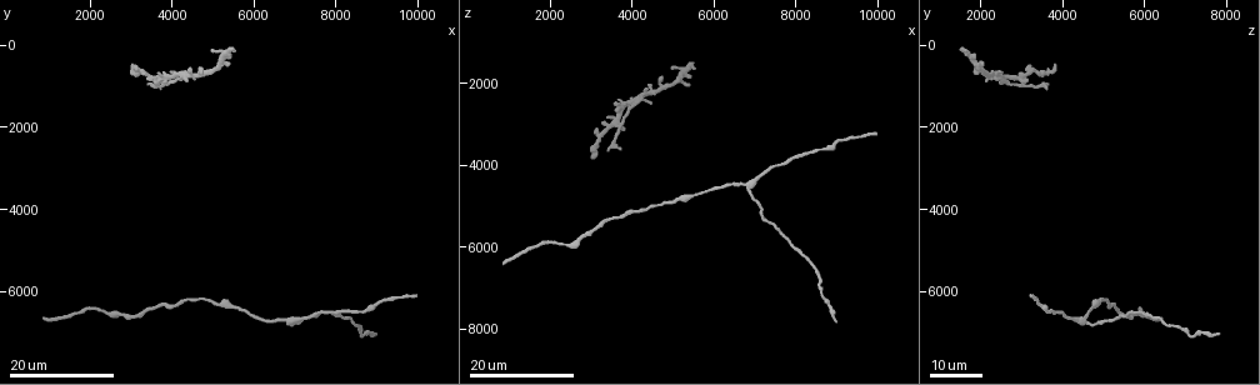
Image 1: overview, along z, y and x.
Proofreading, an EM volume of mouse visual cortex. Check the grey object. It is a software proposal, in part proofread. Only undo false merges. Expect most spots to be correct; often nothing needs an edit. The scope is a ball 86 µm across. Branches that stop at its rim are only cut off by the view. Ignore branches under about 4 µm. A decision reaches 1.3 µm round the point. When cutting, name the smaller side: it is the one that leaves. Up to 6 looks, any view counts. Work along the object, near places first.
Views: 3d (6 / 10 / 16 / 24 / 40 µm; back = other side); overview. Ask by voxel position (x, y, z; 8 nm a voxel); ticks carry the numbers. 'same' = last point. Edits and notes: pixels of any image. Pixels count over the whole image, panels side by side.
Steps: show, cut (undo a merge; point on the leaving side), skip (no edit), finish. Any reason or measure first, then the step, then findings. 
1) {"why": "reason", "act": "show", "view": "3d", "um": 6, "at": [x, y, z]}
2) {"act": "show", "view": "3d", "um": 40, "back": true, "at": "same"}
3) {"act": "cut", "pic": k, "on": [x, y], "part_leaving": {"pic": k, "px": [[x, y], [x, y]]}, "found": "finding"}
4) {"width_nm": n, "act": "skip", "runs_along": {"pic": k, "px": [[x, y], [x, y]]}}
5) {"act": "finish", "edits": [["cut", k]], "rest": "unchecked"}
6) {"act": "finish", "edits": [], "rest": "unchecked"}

{"why": "sudden change in width", "act": "show", "view": "3d", "um": 16, "at": [4200, 850, 2350]}

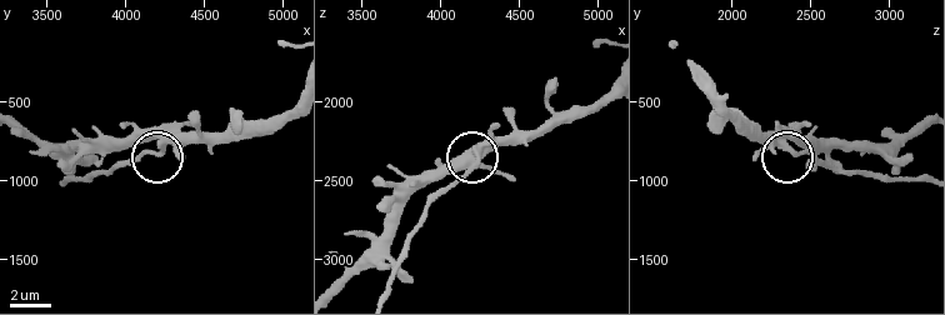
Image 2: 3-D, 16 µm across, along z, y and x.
{"act": "show", "view": "3d", "um": 6, "at": [4200, 820, 2380]}

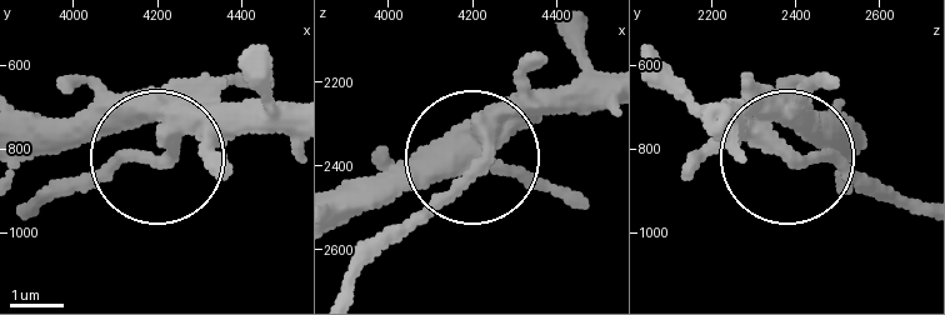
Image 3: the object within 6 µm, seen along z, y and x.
{"act": "cut", "pic": 3, "on": [138, 160], "part_leaving": {"pic": 3, "px": [[483, 128], [469, 164], [353, 285]]}, "found": "two neurons meet here"}

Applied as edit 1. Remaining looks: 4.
{"why": "redraw", "act": "show", "view": "overview"}

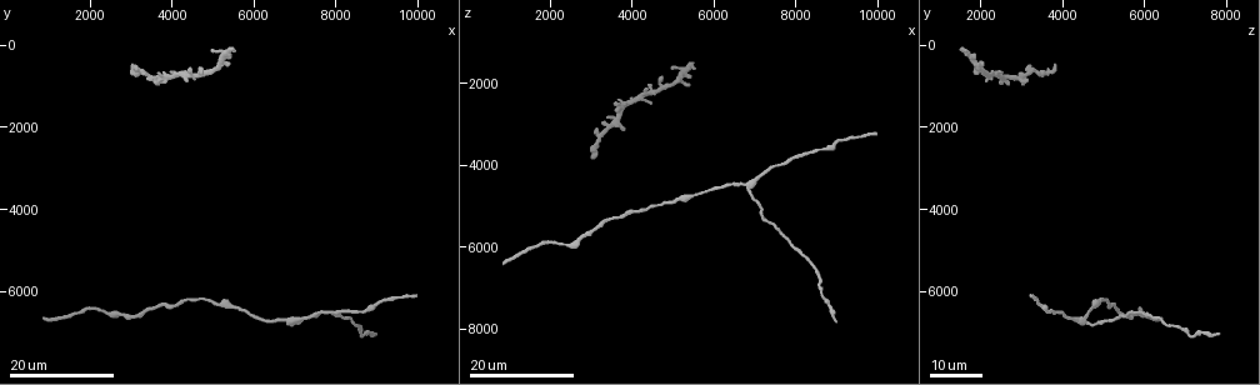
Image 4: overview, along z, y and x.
{"act": "show", "view": "3d", "um": 16, "at": [6900, 6750, 4550]}

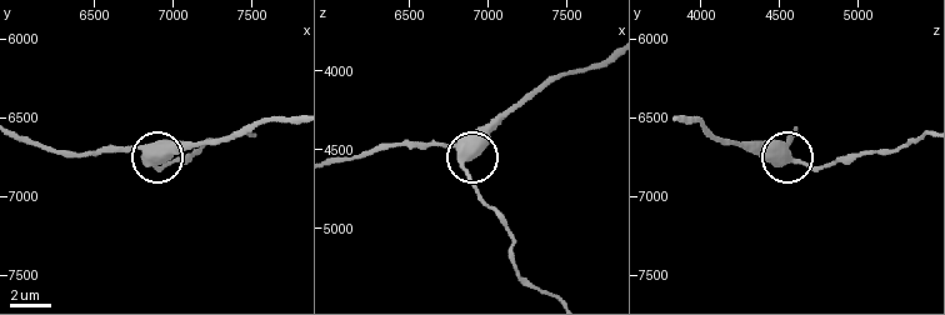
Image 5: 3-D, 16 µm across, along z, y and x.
{"act": "show", "view": "3d", "um": 10, "at": [6840, 6760, 4580]}

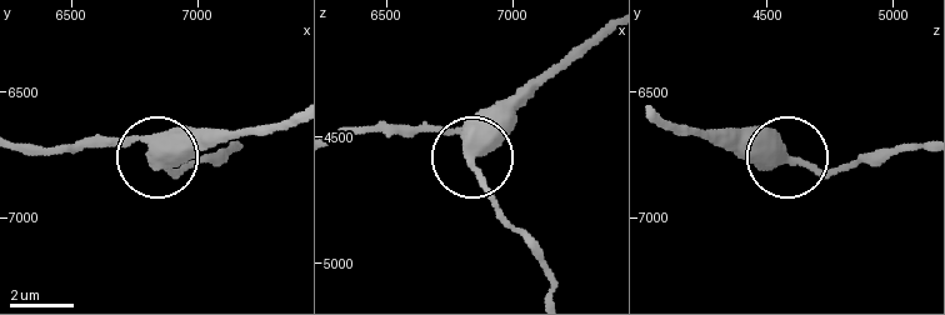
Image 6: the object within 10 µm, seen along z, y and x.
{"width_nm": 390, "act": "skip", "found": "one neuron here"}

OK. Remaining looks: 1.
{"act": "finish", "edits": [["cut", 3]], "rest": "unchecked"}

